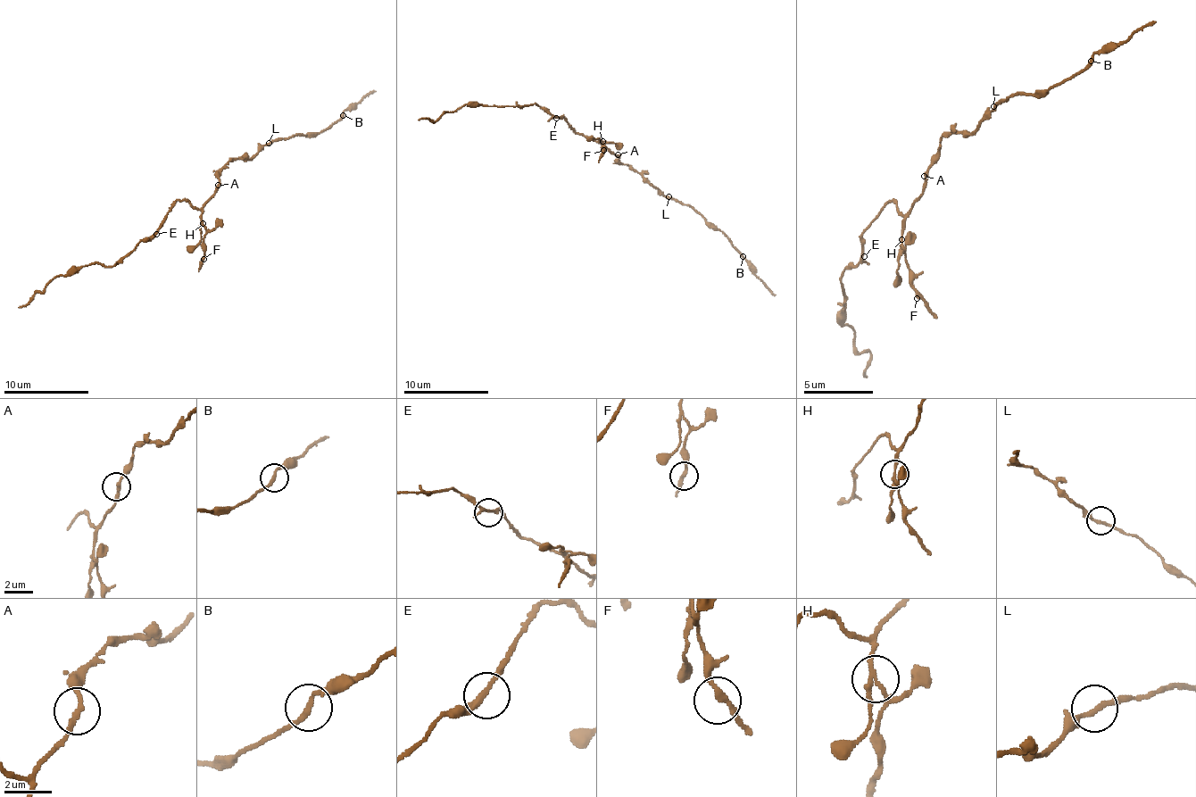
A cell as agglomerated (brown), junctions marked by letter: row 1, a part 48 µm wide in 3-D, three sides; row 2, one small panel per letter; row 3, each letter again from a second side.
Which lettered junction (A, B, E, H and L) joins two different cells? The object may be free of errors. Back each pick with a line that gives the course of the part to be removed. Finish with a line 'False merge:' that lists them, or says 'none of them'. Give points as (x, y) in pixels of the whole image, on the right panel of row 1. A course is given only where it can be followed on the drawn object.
H: course (902, 238), (909, 287), (937, 319)
False merge: H

